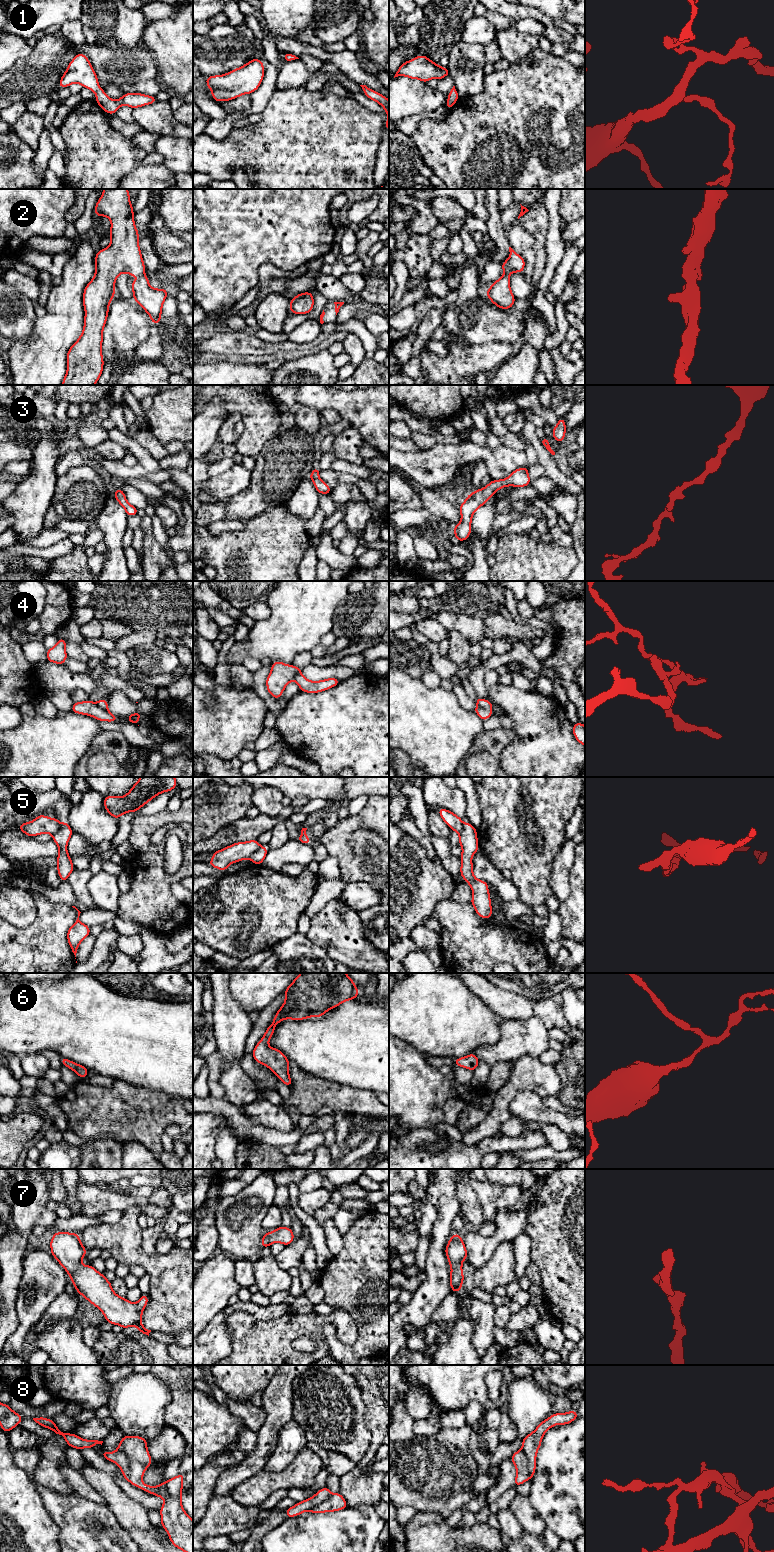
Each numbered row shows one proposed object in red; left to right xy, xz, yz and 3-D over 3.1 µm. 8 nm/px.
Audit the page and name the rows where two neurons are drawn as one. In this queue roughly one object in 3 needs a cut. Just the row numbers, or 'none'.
4, 5, 8

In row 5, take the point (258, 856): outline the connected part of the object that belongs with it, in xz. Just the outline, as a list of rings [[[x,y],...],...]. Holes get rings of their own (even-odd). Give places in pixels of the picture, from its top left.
[[[261,847],[252,854],[250,860],[256,865],[261,865],[266,857],[267,852],[268,852],[267,847]]]

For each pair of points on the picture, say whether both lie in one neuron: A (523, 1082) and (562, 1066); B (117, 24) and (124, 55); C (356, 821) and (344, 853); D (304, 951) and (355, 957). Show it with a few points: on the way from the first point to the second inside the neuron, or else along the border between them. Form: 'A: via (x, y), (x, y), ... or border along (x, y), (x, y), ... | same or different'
A: border along (554, 1065), (560, 1077), (560, 1091) | different
B: border along (142, 40), (129, 48), (99, 46) | different
C: via (348, 829), (344, 833), (344, 845) | same
D: border along (308, 940), (322, 948), (336, 962) | different

